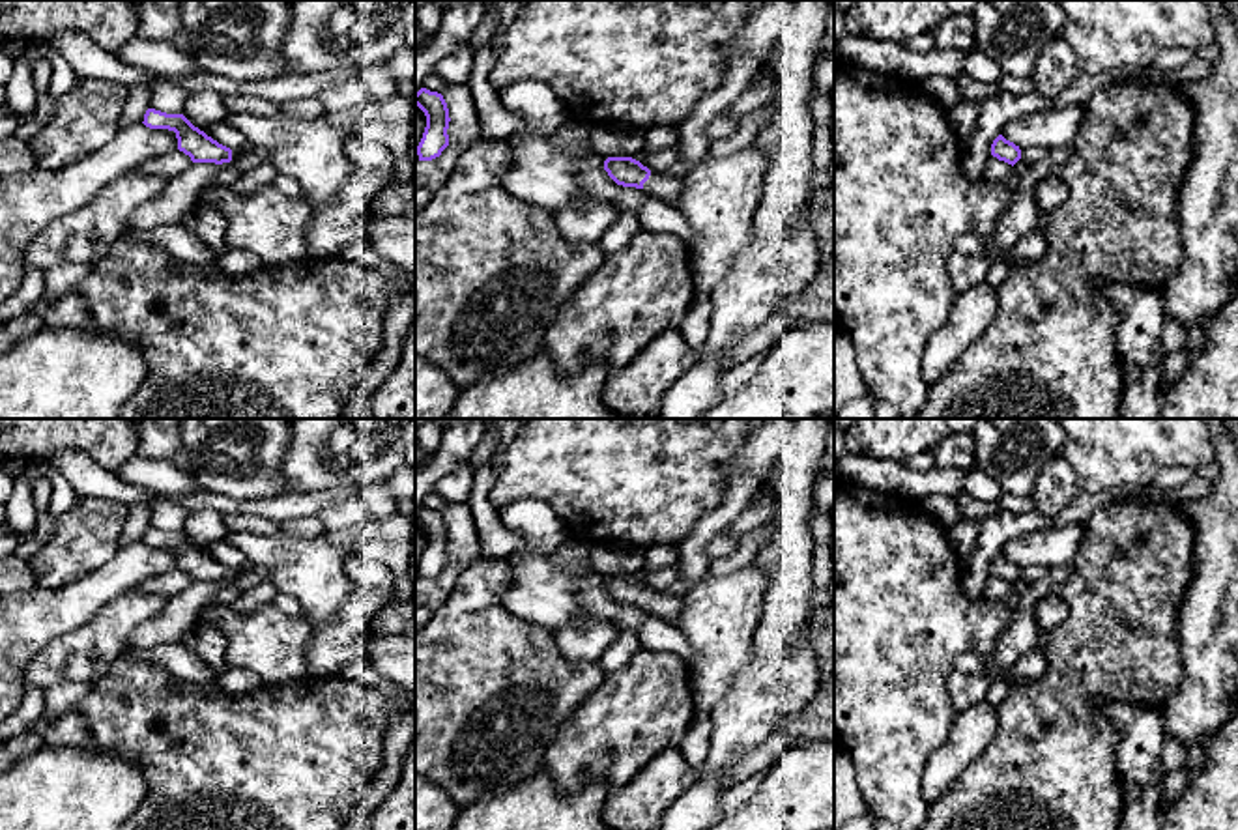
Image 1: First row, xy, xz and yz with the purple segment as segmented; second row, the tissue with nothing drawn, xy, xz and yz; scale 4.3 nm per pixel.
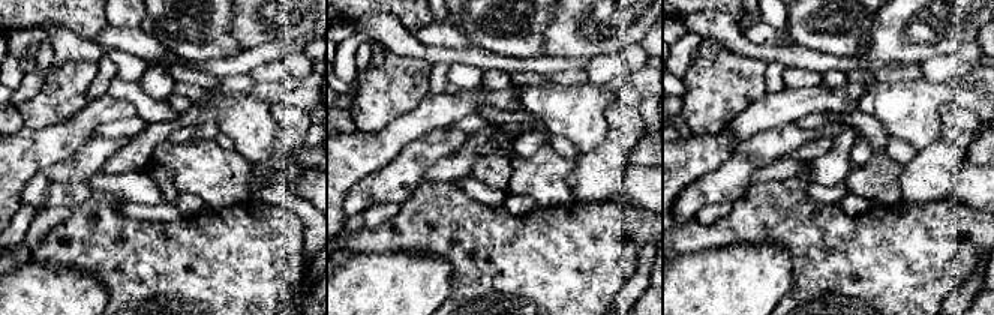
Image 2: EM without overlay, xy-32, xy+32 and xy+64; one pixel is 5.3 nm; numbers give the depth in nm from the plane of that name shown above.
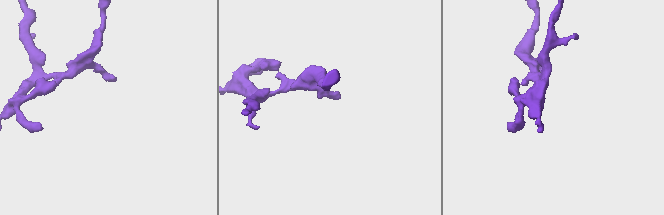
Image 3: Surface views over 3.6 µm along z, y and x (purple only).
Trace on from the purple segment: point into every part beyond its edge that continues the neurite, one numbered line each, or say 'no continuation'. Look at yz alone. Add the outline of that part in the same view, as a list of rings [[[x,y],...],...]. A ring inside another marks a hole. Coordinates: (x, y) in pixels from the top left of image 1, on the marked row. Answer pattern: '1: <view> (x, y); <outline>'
no continuation

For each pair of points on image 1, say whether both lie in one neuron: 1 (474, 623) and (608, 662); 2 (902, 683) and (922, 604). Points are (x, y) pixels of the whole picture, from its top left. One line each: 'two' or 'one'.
1: two
2: one

